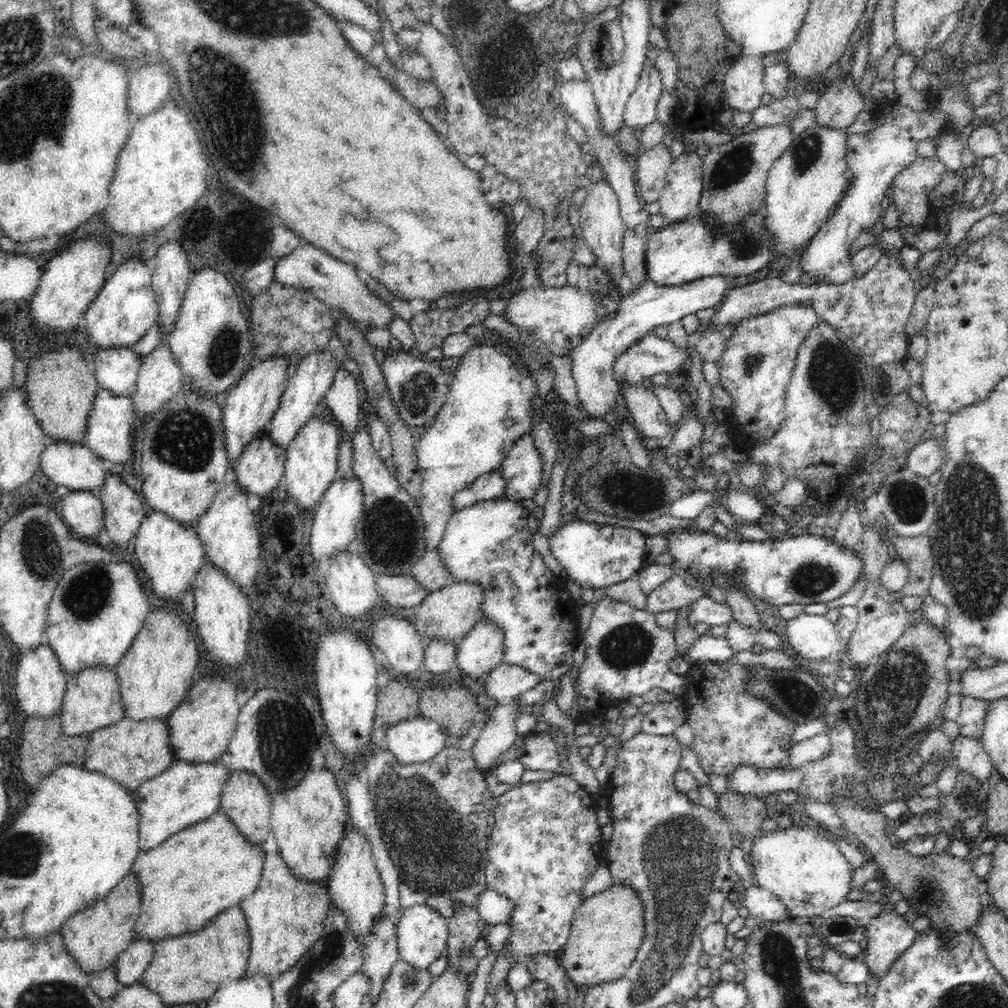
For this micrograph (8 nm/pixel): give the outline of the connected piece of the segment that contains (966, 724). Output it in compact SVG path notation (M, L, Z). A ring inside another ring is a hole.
M965 697L961 700L961 712L955 721L961 736L982 740L989 702L983 699Z

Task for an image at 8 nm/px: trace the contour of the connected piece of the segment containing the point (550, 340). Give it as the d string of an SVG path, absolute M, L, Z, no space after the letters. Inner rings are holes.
M571 285L560 287L533 286L512 294L506 301L503 318L524 334L544 342L556 356L570 354L594 330L596 300L590 290L583 292Z

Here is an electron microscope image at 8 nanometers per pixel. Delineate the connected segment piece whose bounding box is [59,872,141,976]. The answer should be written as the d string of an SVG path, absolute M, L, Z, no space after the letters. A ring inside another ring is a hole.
M128 872L120 884L100 900L76 912L59 928L66 950L86 973L96 974L115 964L119 954L133 942L134 927L140 914L140 885L136 875Z

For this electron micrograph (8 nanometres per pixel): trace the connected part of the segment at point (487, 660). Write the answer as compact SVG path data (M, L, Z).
M487 618L477 619L472 630L457 643L455 662L464 677L476 680L488 675L503 661L504 631Z

